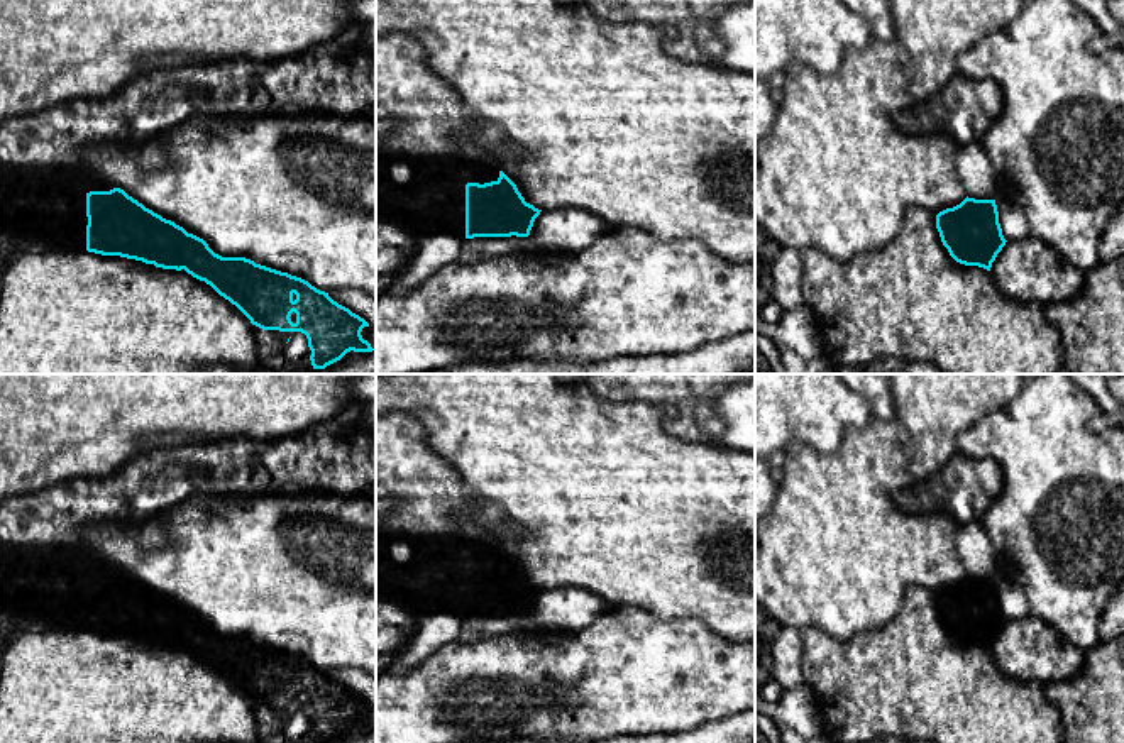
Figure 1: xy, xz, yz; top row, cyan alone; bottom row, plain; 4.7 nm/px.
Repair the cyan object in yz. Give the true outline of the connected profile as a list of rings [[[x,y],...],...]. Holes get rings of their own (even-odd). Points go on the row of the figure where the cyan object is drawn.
[[[965,198],[936,215],[936,228],[950,256],[965,266],[990,271],[1006,245],[995,200]]]

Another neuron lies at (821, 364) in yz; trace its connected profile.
[[[826,355],[807,360],[807,374],[835,374],[835,371],[836,366]]]

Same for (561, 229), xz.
[[[554,208],[540,212],[528,237],[538,250],[576,252],[611,228],[614,227],[582,208]]]

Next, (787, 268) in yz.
[[[782,247],[772,264],[772,301],[784,311],[804,306],[802,296],[802,259],[799,250]]]

